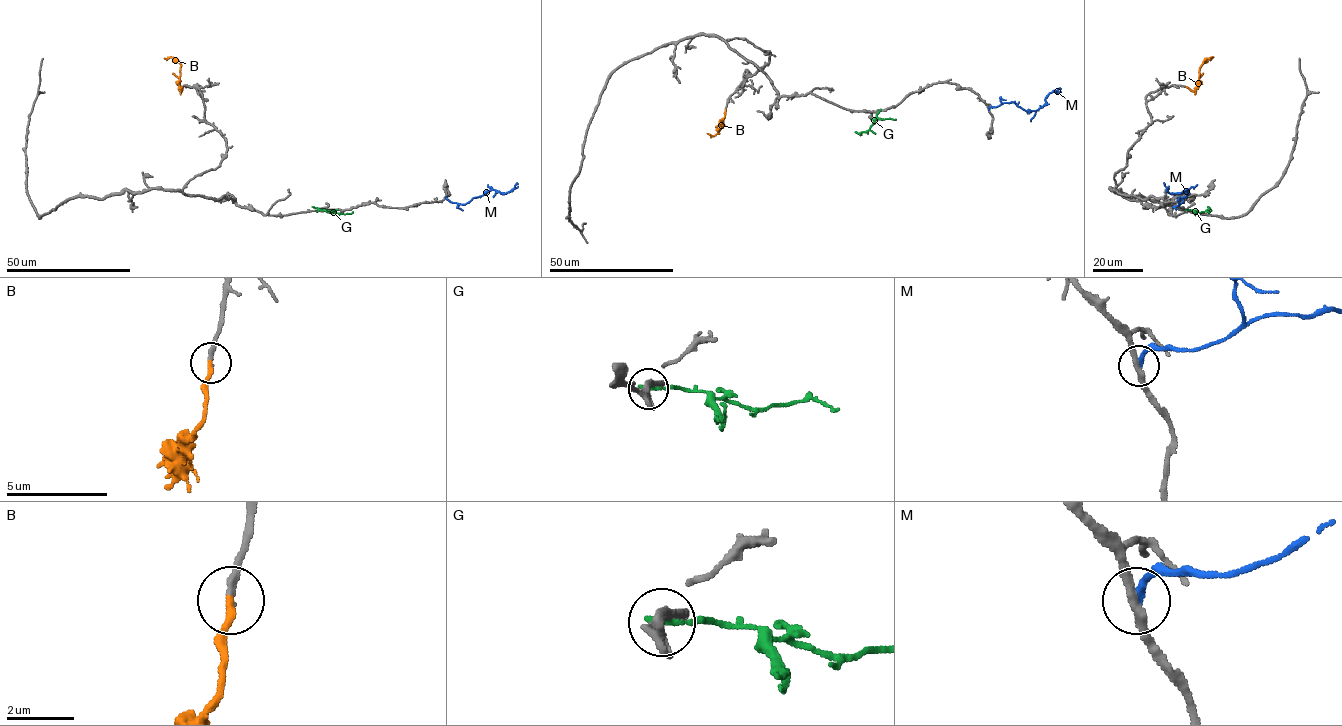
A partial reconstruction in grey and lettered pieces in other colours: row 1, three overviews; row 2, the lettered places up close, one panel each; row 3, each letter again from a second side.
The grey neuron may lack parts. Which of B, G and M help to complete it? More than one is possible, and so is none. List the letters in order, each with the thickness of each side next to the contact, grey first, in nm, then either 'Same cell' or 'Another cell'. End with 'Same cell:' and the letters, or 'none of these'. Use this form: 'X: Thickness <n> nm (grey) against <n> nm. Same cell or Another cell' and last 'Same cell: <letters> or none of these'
B: Thickness 240 nm (grey) against 240 nm. Same cell
G: Thickness 320 nm (grey) against 180 nm. Another cell
M: Thickness 280 nm (grey) against 260 nm. Another cell
Same cell: B

